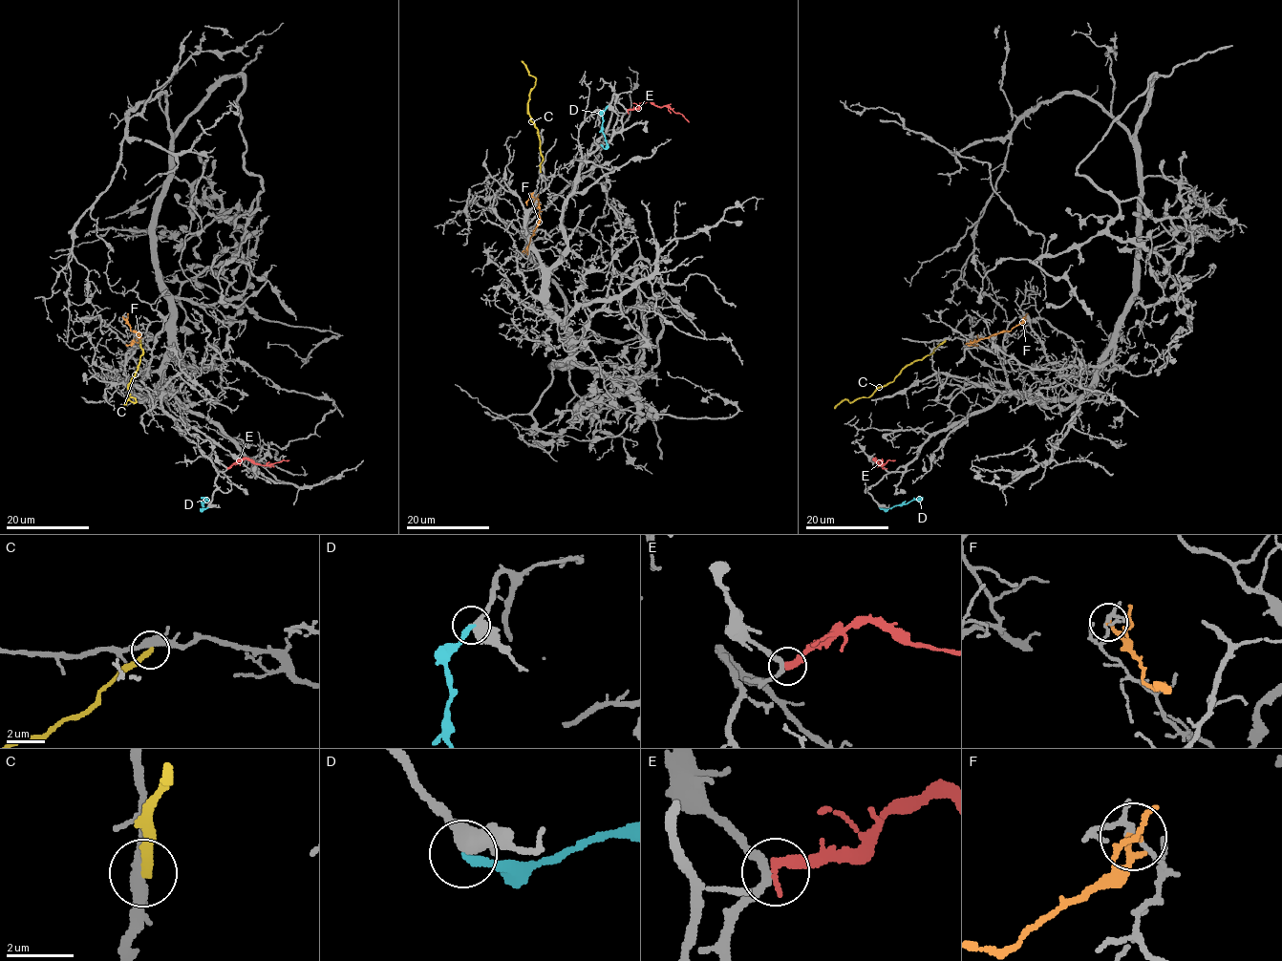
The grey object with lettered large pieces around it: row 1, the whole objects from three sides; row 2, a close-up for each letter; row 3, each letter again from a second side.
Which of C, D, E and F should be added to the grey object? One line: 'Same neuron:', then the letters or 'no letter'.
Same neuron: no letter

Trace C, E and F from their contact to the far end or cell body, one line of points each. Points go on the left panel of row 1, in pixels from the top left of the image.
C: (140, 341), (142, 354), (128, 392), (136, 401), (128, 400), (121, 409)
E: (228, 468), (243, 459), (260, 465), (288, 459)
F: (122, 316), (139, 335), (138, 342), (127, 345)

